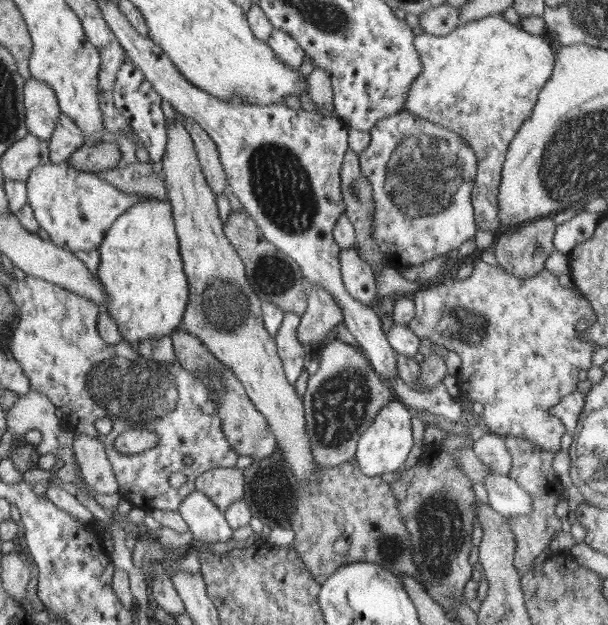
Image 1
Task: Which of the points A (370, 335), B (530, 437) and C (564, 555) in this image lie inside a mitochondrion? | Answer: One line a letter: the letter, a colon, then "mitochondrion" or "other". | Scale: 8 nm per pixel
A: other
B: other
C: other

